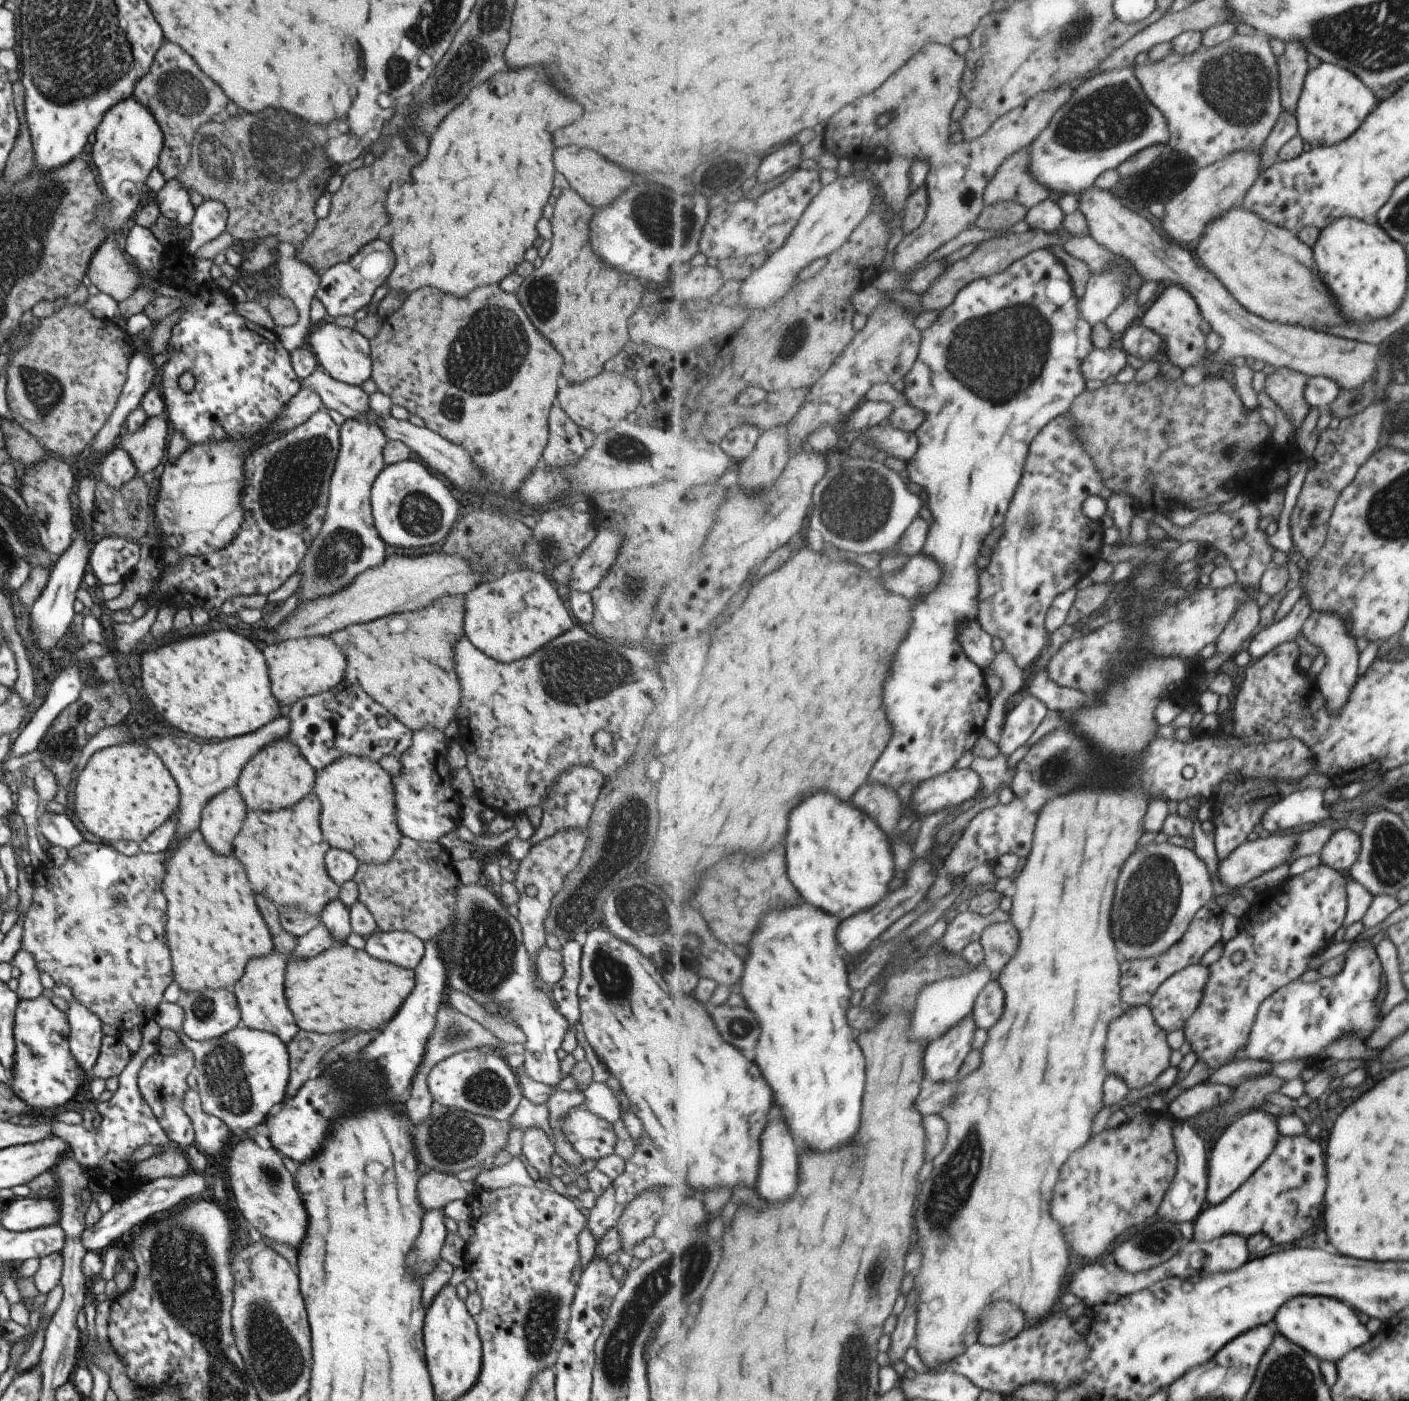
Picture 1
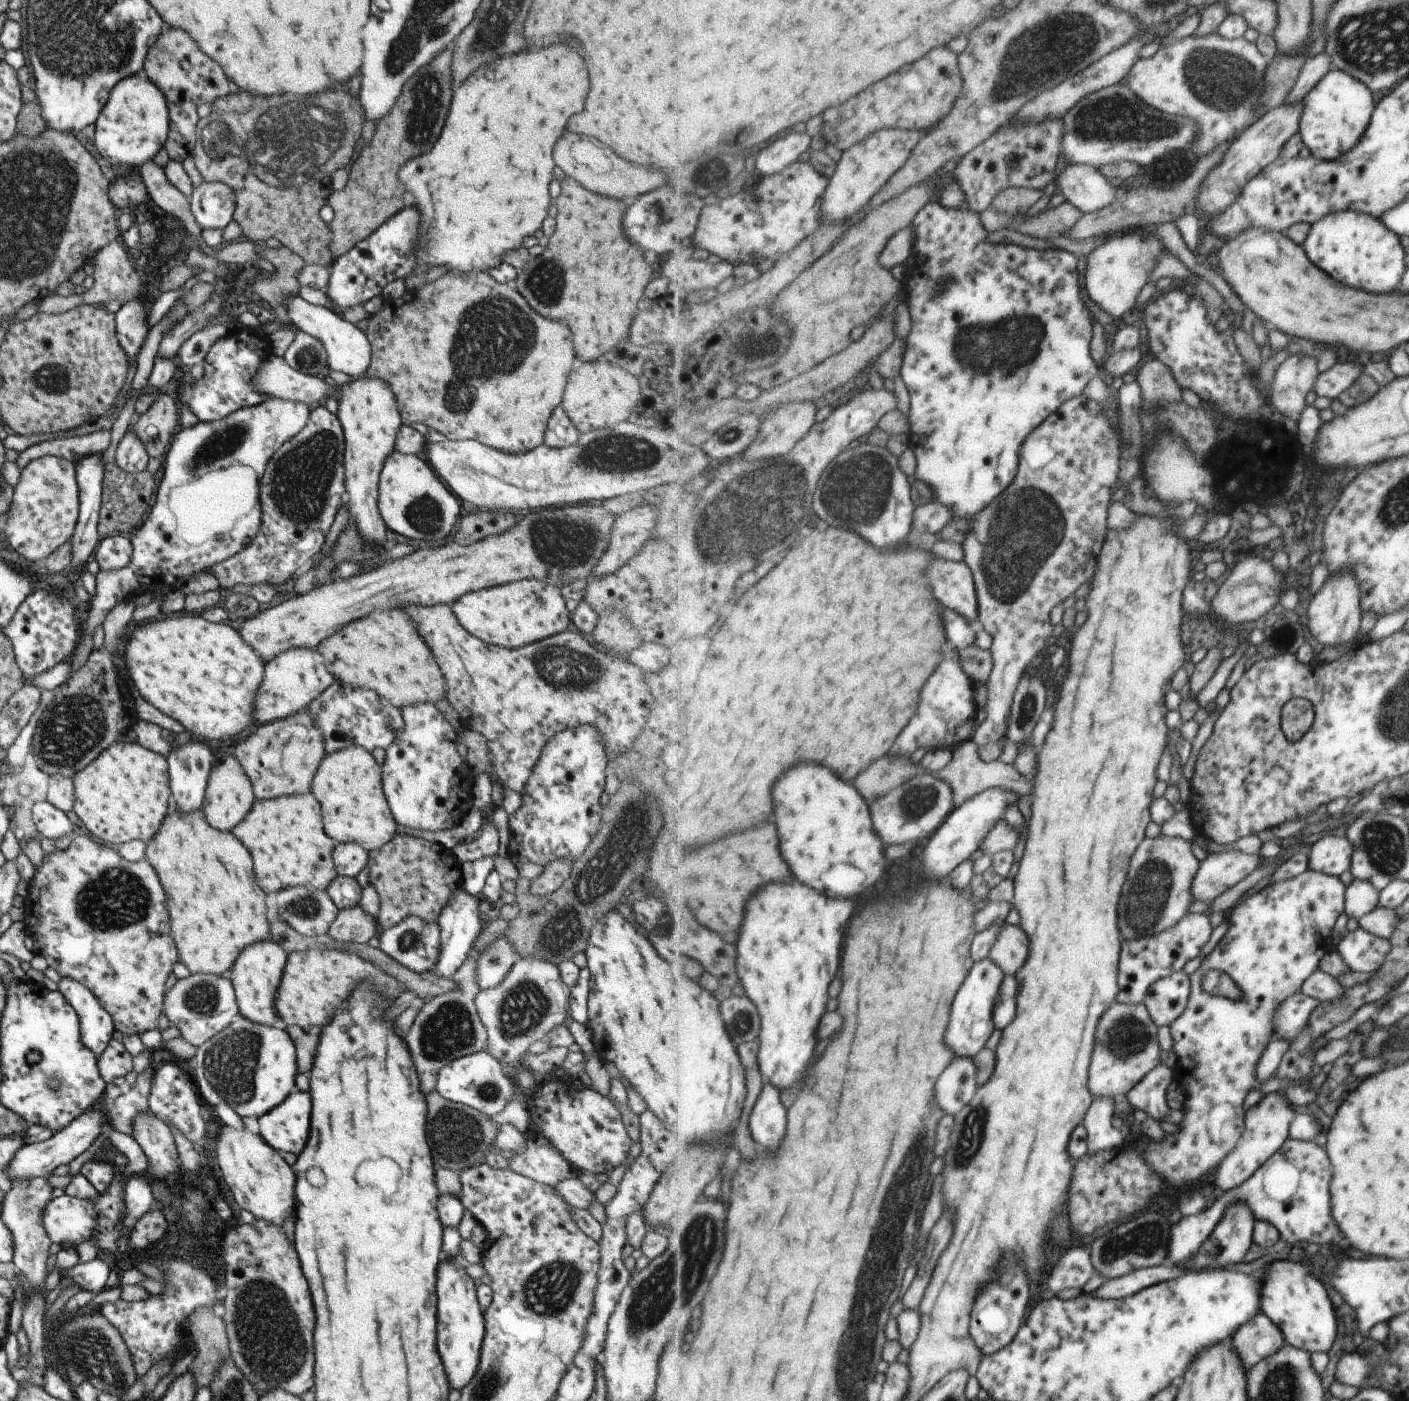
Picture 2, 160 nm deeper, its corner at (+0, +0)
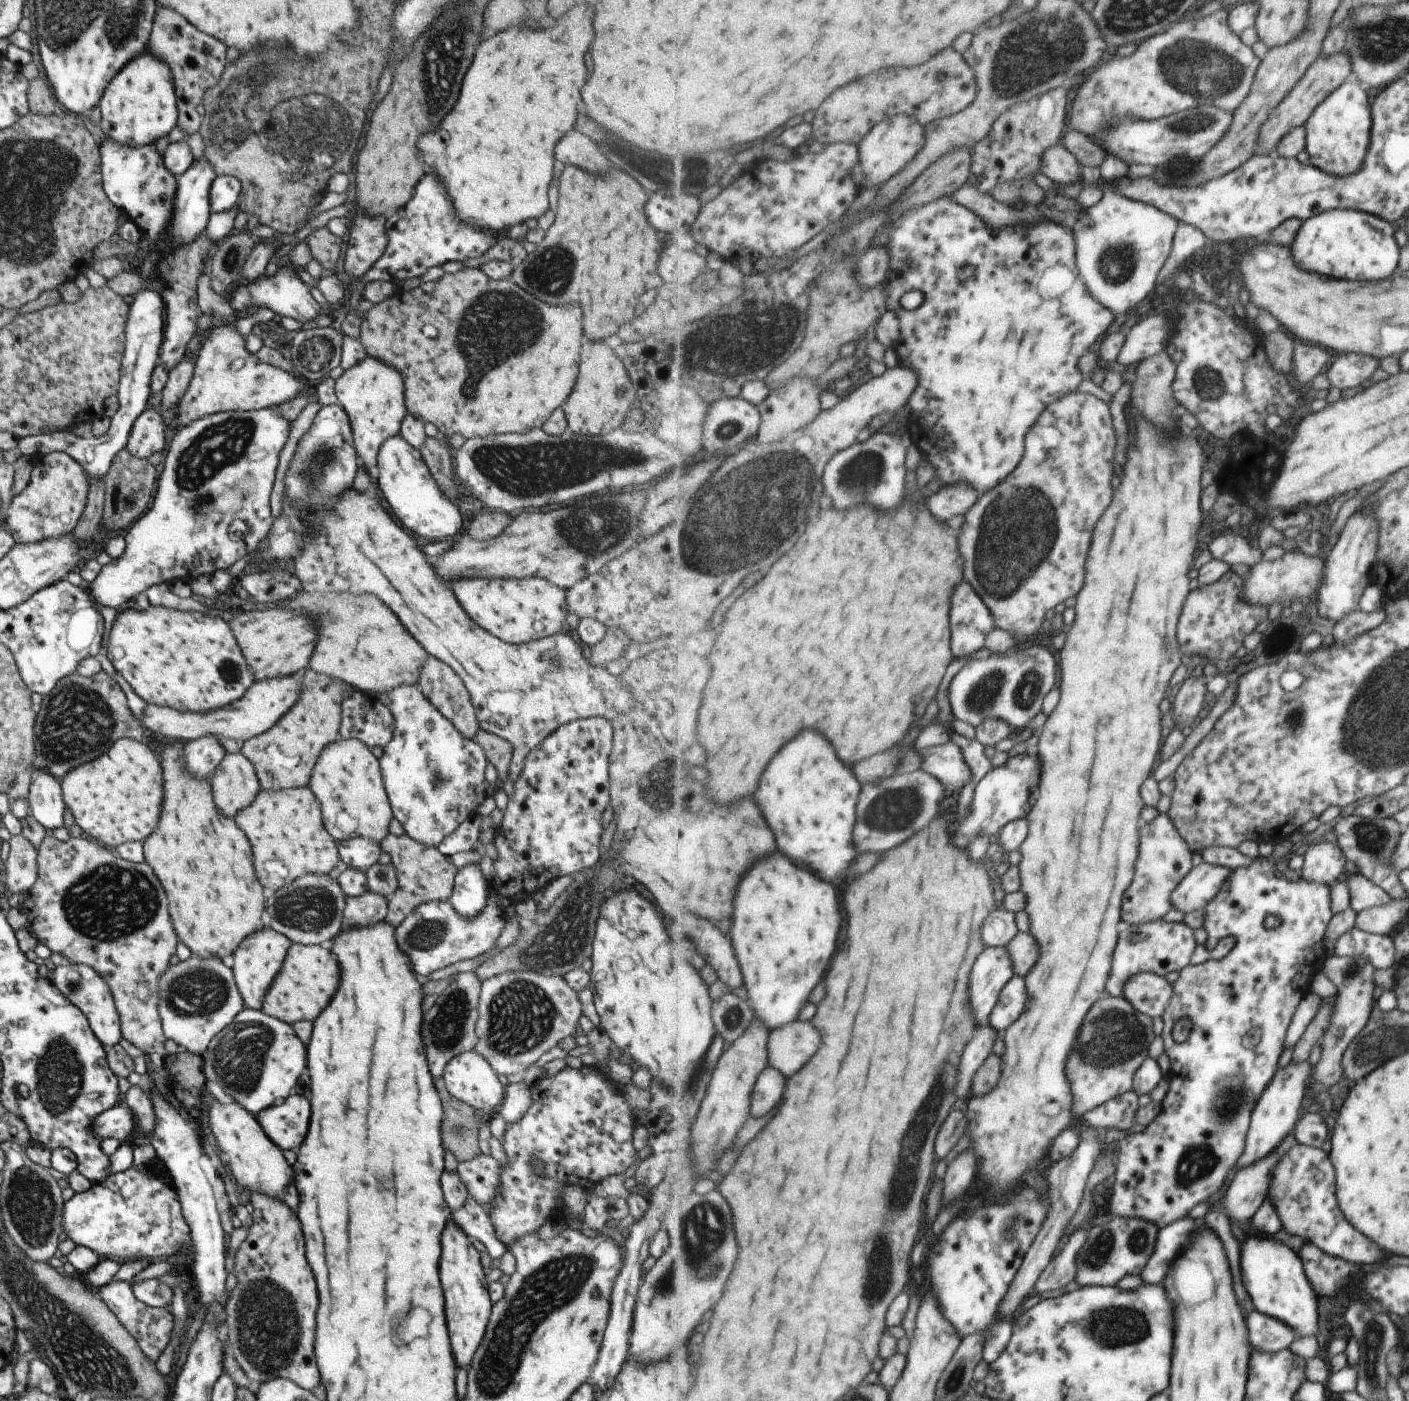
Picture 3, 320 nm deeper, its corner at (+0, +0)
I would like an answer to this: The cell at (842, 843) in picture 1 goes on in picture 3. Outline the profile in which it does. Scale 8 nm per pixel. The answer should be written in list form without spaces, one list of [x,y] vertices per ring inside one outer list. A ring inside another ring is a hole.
[[[805,730],[789,740],[769,762],[765,774],[761,776],[761,786],[753,796],[759,800],[767,824],[773,834],[777,834],[777,846],[781,852],[789,854],[793,862],[801,862],[801,866],[821,874],[821,878],[829,878],[833,884],[843,882],[843,874],[847,866],[857,858],[857,850],[853,844],[853,828],[857,820],[857,800],[862,791],[862,784],[852,766],[841,762],[833,744],[817,730]]]

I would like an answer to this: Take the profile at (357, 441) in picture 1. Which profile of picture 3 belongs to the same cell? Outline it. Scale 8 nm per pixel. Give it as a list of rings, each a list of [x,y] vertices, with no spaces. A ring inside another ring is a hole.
[[[367,354],[334,380],[334,394],[338,405],[347,415],[354,449],[360,458],[360,465],[366,468],[370,477],[376,466],[381,443],[386,438],[399,434],[400,424],[406,413],[403,389],[400,372],[394,366]]]

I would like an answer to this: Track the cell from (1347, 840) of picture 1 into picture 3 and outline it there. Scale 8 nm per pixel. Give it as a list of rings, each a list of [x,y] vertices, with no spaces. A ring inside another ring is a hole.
[[[1322,842],[1309,847],[1304,854],[1302,878],[1310,883],[1331,885],[1344,872],[1346,858],[1337,843]]]

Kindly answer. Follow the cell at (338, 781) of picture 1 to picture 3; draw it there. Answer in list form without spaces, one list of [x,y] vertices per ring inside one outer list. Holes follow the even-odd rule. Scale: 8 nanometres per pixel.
[[[338,739],[325,745],[311,769],[307,786],[319,800],[325,830],[335,838],[335,842],[349,837],[363,837],[378,843],[387,836],[392,812],[378,758],[359,740]]]

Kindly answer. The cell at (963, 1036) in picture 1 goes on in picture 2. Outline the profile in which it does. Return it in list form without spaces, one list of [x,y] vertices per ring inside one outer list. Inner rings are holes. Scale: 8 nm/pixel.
[[[988,957],[976,962],[968,980],[964,986],[961,986],[961,992],[957,994],[957,1002],[953,1004],[953,1022],[949,1022],[949,1034],[945,1034],[945,1042],[949,1042],[956,1057],[975,1058],[986,1049],[987,1040],[996,1030],[993,1022],[993,1008],[996,1006],[1001,982],[1005,976],[1001,967]]]

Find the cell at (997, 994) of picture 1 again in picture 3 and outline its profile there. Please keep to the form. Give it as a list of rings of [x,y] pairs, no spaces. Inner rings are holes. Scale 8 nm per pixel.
[[[1016,974],[1005,985],[1003,992],[1000,994],[1000,1001],[990,1014],[991,1026],[999,1033],[1005,1032],[1025,1012],[1027,998],[1029,998],[1029,994],[1027,994],[1025,977]]]

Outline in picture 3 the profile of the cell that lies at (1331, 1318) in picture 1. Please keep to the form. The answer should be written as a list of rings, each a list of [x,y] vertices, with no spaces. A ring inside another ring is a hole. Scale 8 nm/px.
[[[1261,1235],[1259,1237],[1248,1236],[1245,1244],[1241,1246],[1241,1270],[1243,1270],[1241,1280],[1247,1288],[1253,1309],[1268,1314],[1270,1317],[1281,1319],[1292,1326],[1299,1336],[1315,1336],[1319,1332],[1319,1298],[1315,1296],[1316,1291],[1306,1273],[1302,1258],[1287,1244],[1265,1235],[1264,1238],[1261,1238]]]

